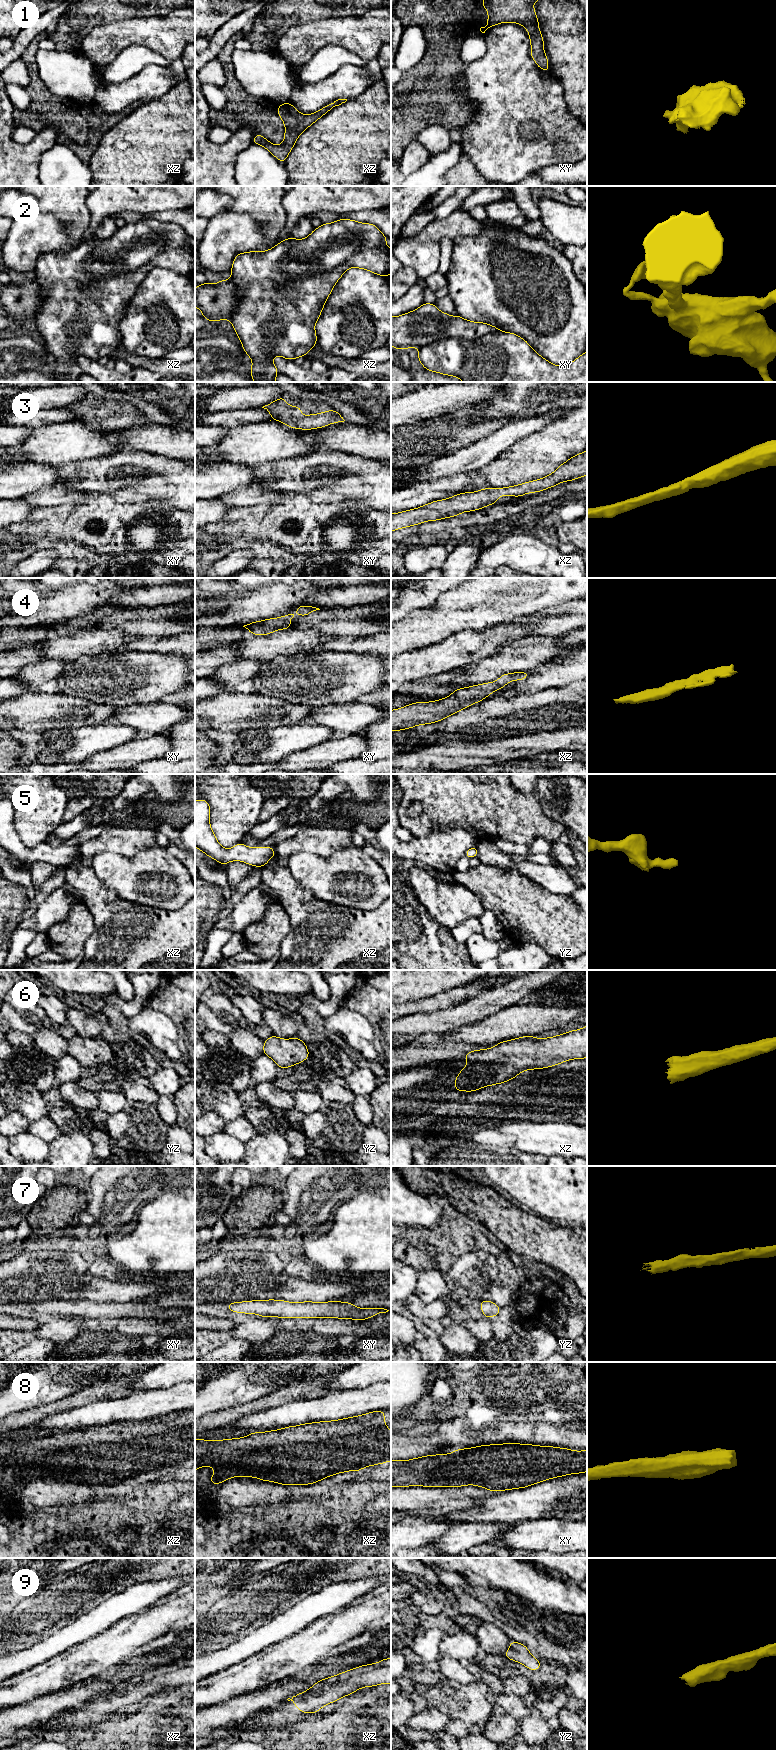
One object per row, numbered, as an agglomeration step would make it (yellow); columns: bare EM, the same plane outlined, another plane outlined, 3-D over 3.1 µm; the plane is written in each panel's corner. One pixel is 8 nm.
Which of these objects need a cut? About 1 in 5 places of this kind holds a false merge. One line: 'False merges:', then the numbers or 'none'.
False merges: 2

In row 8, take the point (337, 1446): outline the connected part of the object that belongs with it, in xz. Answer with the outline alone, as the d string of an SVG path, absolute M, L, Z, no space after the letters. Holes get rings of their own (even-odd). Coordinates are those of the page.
M383 1410L344 1419L304 1423L265 1432L252 1432L240 1438L216 1441L195 1439L195 1473L199 1467L213 1467L214 1474L209 1481L214 1485L219 1485L232 1477L258 1478L263 1482L269 1481L286 1486L310 1485L338 1473L358 1472L363 1468L390 1461L391 1431L385 1424Z

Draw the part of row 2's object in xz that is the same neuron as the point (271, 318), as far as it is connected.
M291 236L266 251L254 250L239 253L232 262L231 279L237 289L238 302L230 321L244 352L251 358L250 376L254 379L254 382L276 382L275 378L279 370L273 364L275 356L294 360L298 357L306 356L317 345L315 324L320 318L334 286L348 269L353 267L364 269L387 279L391 273L391 249L388 247L359 250L352 254L343 264L328 271L319 272L317 262L304 263L293 257L285 265L282 265L283 259L295 240Z

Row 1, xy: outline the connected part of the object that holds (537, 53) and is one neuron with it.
M482 0L482 5L488 12L488 19L487 25L481 27L480 31L485 33L490 27L508 22L523 25L529 34L531 58L541 70L549 72L544 40L533 5L535 1L538 0Z

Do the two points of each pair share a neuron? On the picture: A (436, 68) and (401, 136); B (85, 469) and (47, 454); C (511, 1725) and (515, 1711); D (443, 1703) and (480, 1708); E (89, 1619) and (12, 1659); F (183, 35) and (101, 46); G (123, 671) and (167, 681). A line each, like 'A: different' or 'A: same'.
A: same
B: different
C: different
D: same
E: same
F: same
G: same

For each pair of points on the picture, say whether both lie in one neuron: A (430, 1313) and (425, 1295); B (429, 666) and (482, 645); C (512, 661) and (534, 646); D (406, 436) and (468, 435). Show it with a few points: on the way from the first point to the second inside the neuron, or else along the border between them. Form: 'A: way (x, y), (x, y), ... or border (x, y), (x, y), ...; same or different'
A: border (414, 1294), (425, 1303), (441, 1298); different
B: way (442, 657), (451, 655), (469, 646); same
C: way (517, 659), (529, 651); same
D: way (421, 436), (453, 435); same

